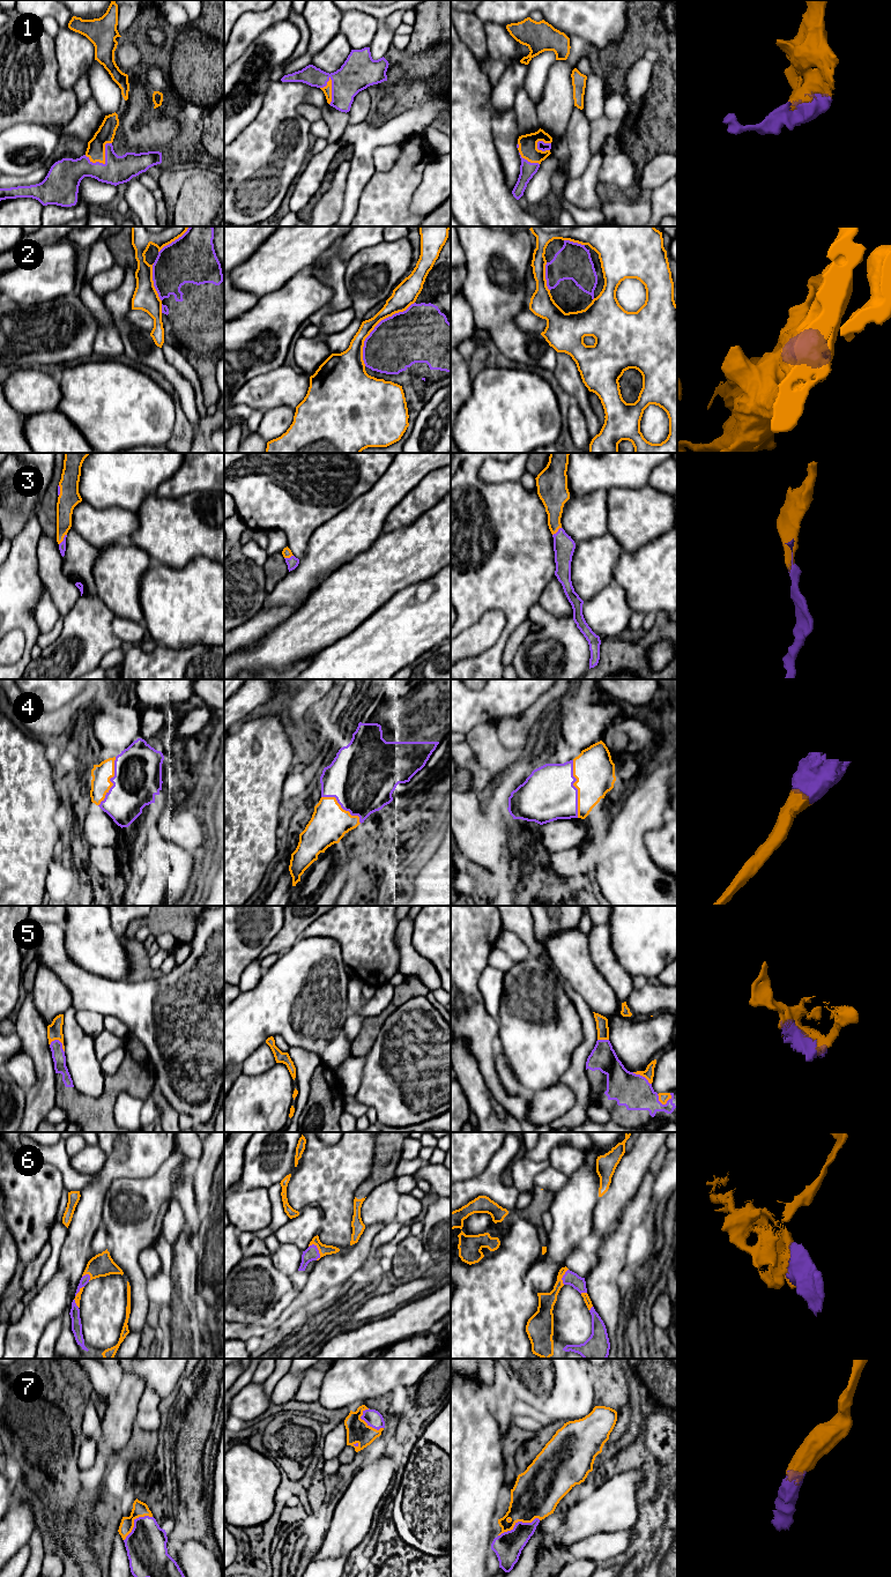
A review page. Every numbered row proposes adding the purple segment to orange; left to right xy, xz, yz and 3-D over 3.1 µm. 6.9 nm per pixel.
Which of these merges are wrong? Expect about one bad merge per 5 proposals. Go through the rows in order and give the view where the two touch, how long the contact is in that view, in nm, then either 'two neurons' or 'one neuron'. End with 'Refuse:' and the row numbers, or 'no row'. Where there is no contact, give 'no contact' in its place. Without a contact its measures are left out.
1: meets orange in xy; contact 220 nm long; one neuron
2: meets orange in xz; contact 550 nm long; two neurons
3: meets orange in xy; contact 90 nm long; one neuron
4: meets orange in yz; contact 400 nm long; one neuron
5: meets orange in xy; contact 120 nm long; one neuron
6: meets orange in xz; contact 120 nm long; one neuron
7: meets orange in yz; contact 320 nm long; one neuron
Refuse: 2

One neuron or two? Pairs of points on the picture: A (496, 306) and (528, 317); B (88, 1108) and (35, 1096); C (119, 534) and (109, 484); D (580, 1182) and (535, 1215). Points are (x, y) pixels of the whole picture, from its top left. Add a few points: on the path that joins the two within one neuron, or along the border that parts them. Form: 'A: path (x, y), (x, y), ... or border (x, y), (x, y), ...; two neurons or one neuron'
A: border (522, 310), (514, 324), (525, 333), (537, 334); two neurons
B: border (54, 1073), (56, 1106); two neurons
C: border (87, 501), (99, 508), (125, 507), (135, 512); two neurons
D: border (555, 1195), (548, 1211); two neurons

